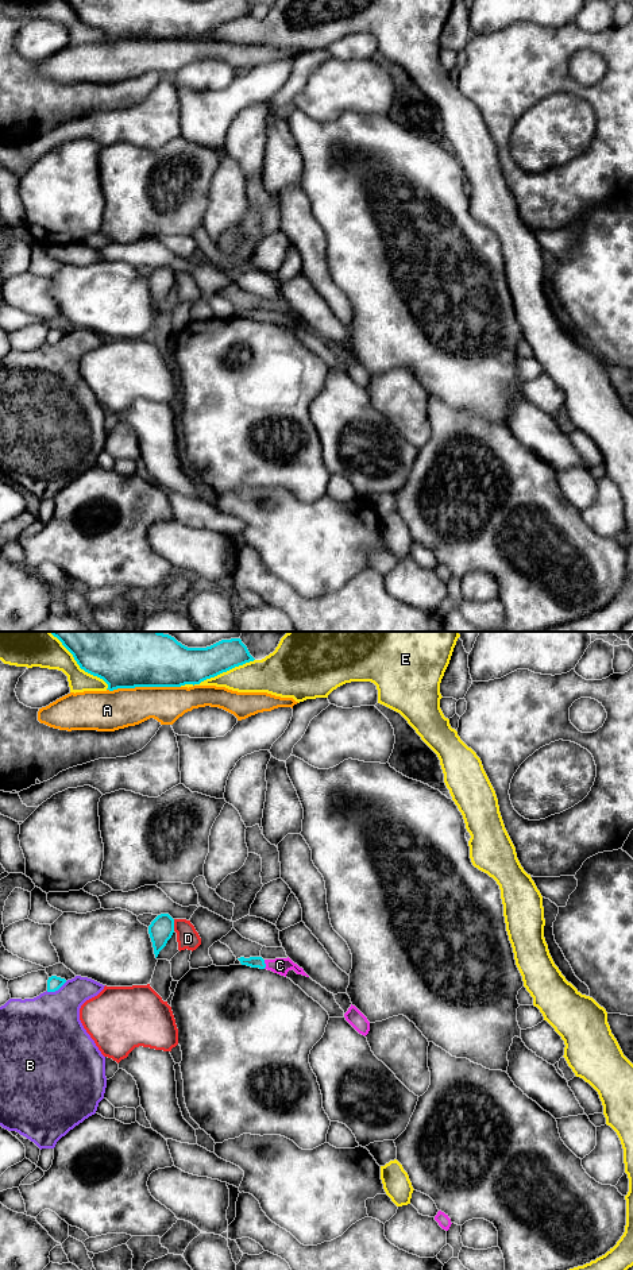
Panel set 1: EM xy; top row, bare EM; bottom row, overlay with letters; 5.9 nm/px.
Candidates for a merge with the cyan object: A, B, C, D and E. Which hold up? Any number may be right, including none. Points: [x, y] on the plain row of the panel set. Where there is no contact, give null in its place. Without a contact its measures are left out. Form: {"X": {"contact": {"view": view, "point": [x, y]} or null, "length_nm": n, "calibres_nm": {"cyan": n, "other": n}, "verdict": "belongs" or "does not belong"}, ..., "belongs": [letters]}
{"A": {"contact": {"view": "xy", "point": [143, 38]}, "length_nm": 440, "calibres_nm": {"cyan": 240, "other": 240}, "verdict": "does not belong"}, "B": {"contact": {"view": "xy", "point": [56, 342]}, "length_nm": 140, "calibres_nm": {"cyan": 90, "other": 420}, "verdict": "does not belong"}, "C": {"contact": {"view": "xy", "point": [265, 316]}, "length_nm": 60, "calibres_nm": {"cyan": 60, "other": 100}, "verdict": "belongs"}, "D": {"contact": {"view": "xy", "point": [173, 277]}, "length_nm": 70, "calibres_nm": {"cyan": 140, "other": 130}, "verdict": "does not belong"}, "E": {"contact": {"view": "xy", "point": [216, 27]}, "length_nm": 480, "calibres_nm": {"cyan": 240, "other": 190}, "verdict": "does not belong"}, "belongs": ["C"]}

